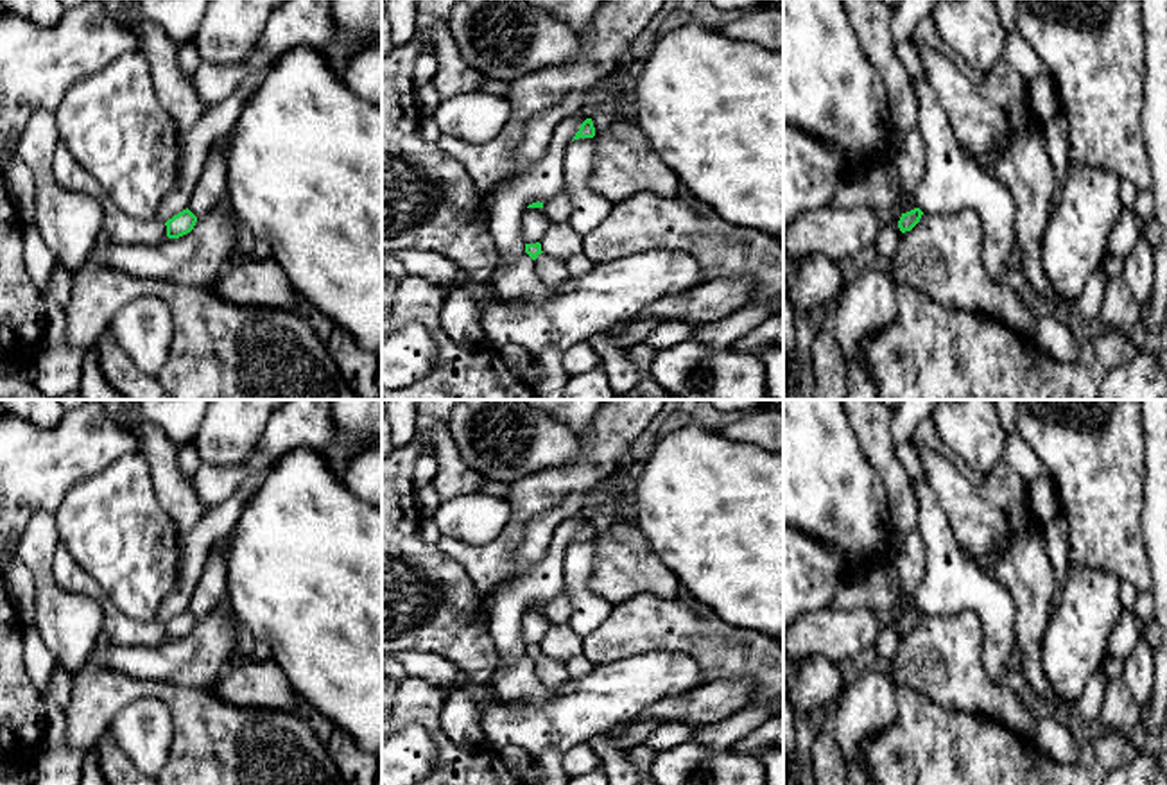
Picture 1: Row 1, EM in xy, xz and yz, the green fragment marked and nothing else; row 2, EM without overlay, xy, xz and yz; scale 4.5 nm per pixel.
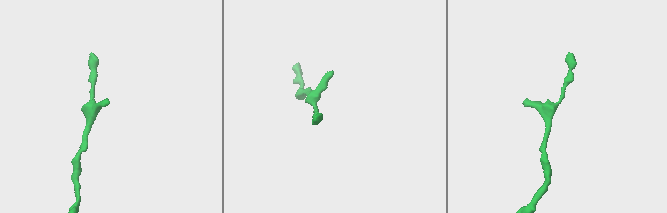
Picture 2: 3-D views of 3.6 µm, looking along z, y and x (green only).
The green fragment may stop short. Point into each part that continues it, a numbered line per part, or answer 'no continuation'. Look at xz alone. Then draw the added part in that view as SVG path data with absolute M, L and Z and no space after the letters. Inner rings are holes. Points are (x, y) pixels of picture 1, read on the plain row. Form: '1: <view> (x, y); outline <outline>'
no continuation

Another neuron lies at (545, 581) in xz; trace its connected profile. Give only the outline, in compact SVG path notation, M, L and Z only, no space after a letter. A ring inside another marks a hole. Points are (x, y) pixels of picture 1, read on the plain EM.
M579 514L561 522L545 559L497 595L489 609L489 631L500 661L511 667L525 654L522 618L529 606L545 604L565 591L565 550L586 520Z

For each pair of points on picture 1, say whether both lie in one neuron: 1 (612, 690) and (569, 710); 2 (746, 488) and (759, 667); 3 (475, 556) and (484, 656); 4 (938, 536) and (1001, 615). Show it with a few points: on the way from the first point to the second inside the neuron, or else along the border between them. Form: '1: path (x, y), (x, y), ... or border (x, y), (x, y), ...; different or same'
1: path (601, 694), (579, 710); same
2: border (717, 615), (725, 622), (755, 629), (764, 637); different
3: border (452, 560), (463, 569), (477, 594); different
4: path (942, 558), (970, 590), (979, 594); same

